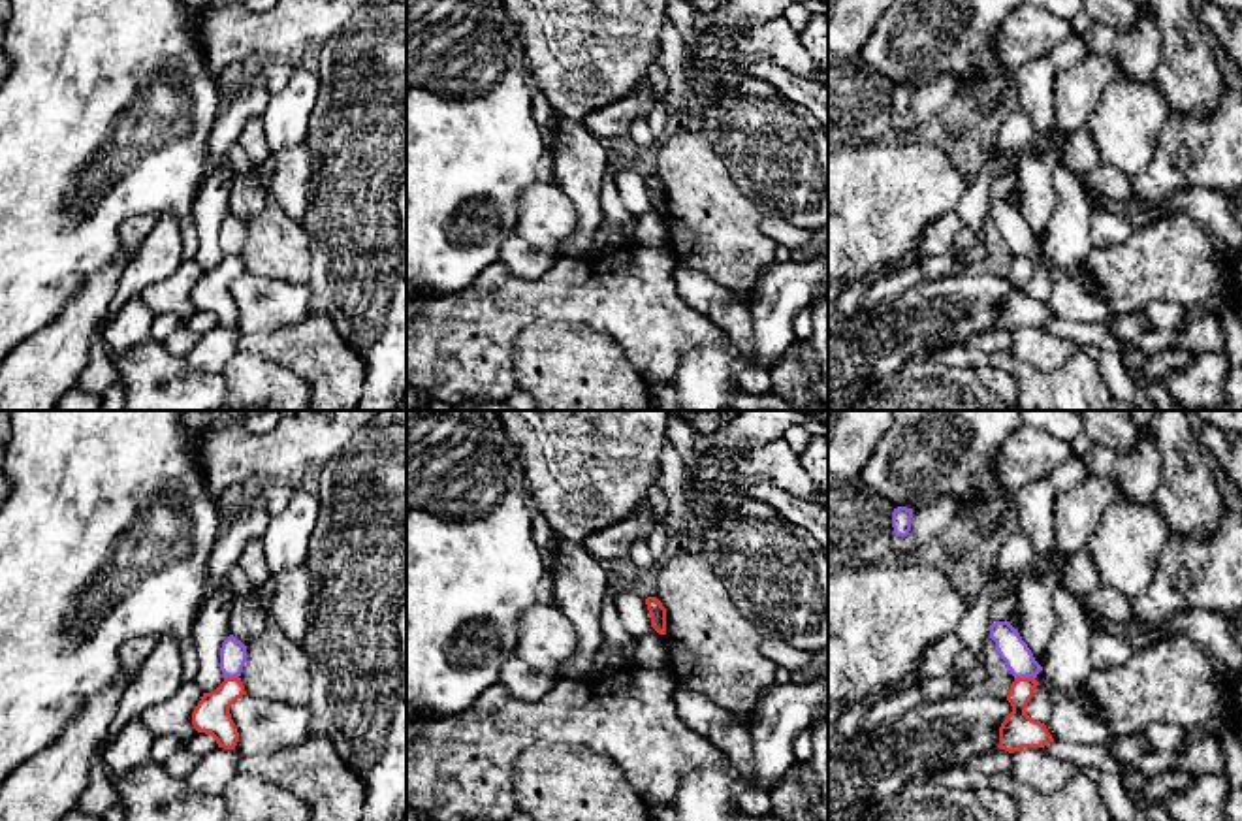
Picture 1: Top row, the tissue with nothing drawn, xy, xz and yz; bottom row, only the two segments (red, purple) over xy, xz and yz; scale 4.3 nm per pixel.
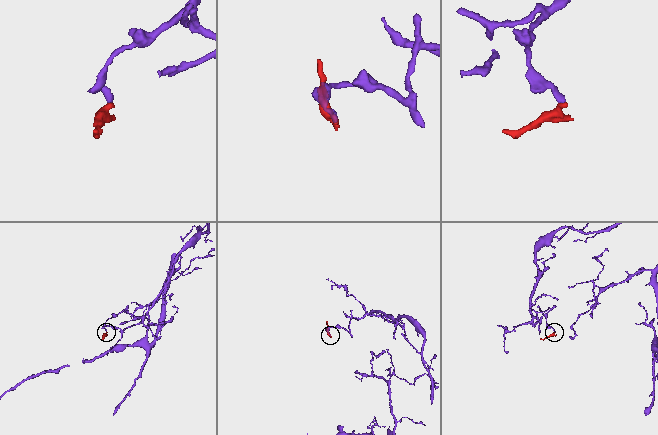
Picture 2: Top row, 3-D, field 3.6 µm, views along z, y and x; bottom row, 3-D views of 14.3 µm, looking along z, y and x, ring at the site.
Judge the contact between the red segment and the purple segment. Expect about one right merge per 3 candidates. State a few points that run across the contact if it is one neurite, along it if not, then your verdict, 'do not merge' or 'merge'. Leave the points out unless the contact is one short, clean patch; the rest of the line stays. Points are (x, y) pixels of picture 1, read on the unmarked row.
do not merge

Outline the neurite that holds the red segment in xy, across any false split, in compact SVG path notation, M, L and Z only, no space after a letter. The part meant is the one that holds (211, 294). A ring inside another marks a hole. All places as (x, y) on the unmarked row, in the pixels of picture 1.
M224 256L211 271L203 271L192 290L192 303L198 311L211 313L218 326L235 328L239 320L237 305L231 298L230 284L247 273L241 256Z

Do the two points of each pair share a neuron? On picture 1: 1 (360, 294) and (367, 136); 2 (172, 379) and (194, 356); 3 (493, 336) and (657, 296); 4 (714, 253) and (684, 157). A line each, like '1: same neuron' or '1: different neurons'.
1: same neuron
2: different neurons
3: same neuron
4: same neuron

